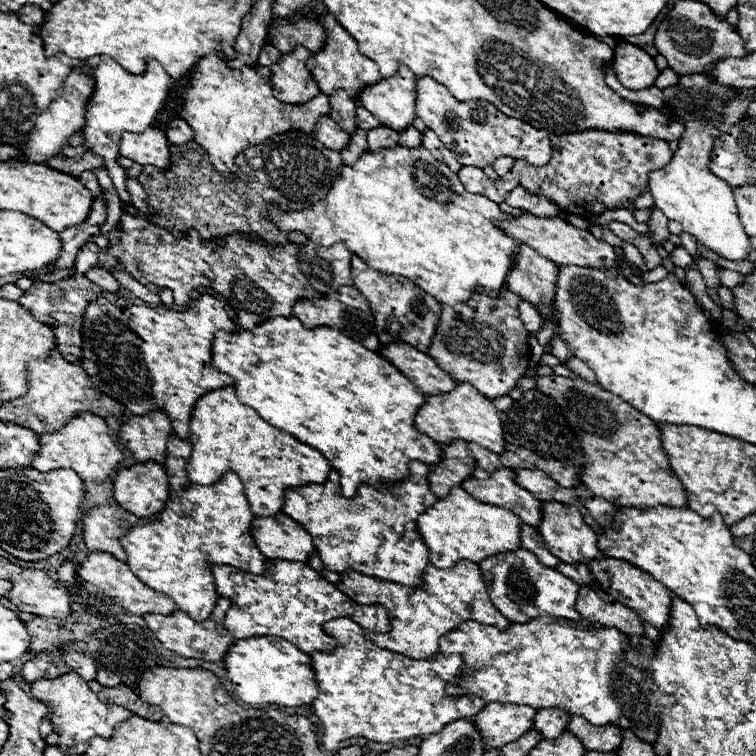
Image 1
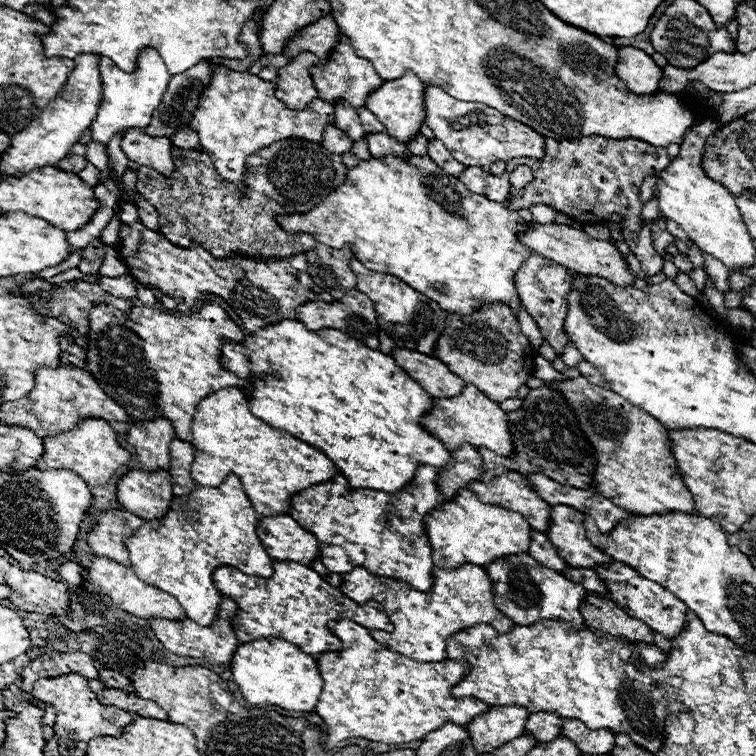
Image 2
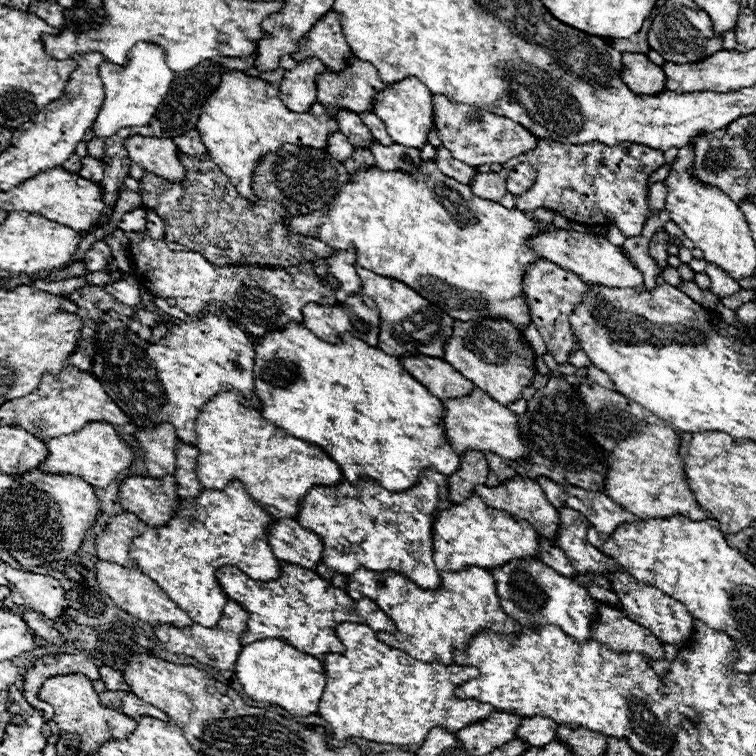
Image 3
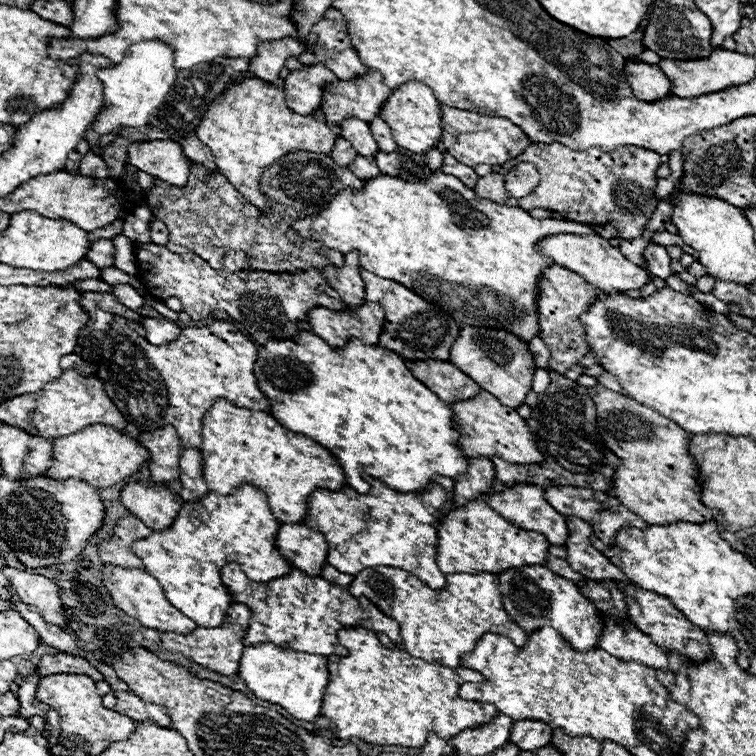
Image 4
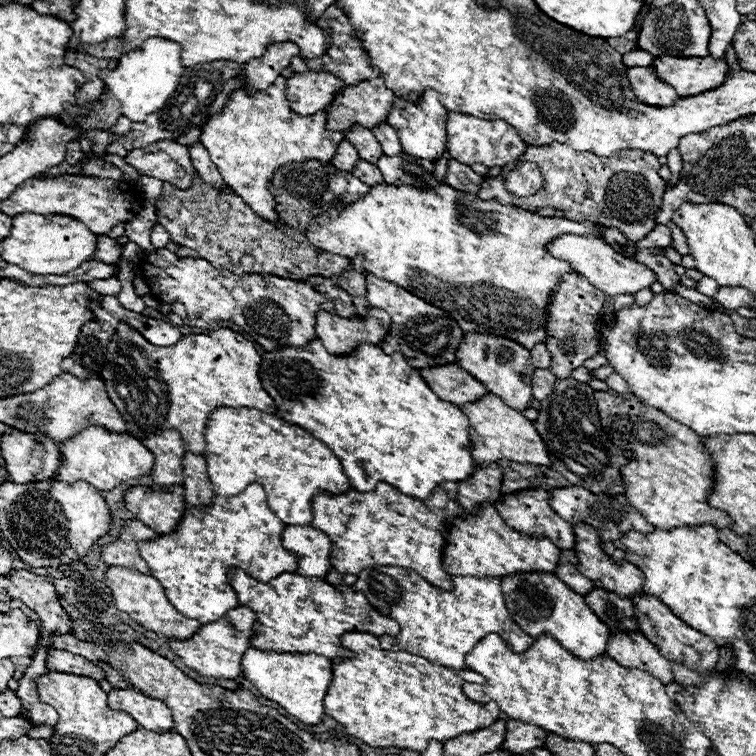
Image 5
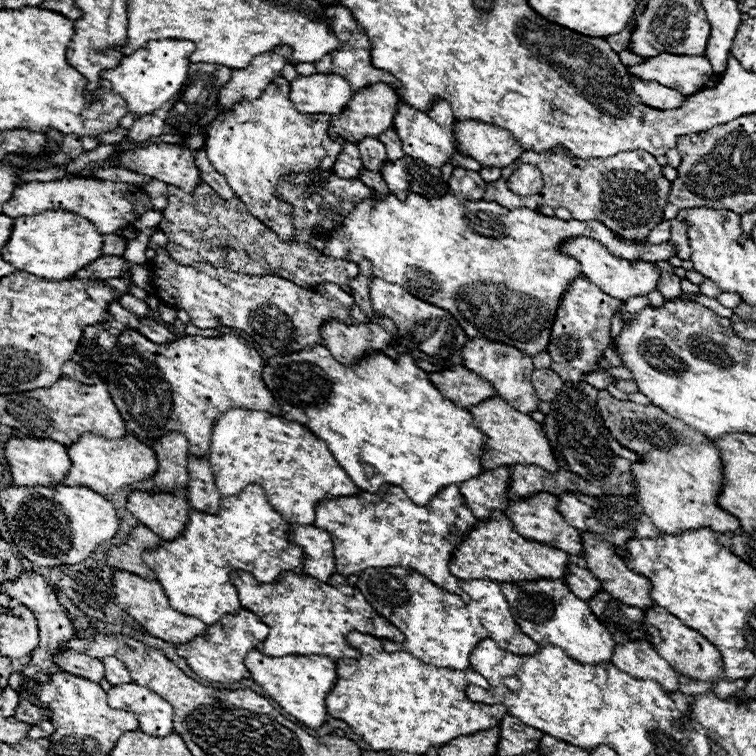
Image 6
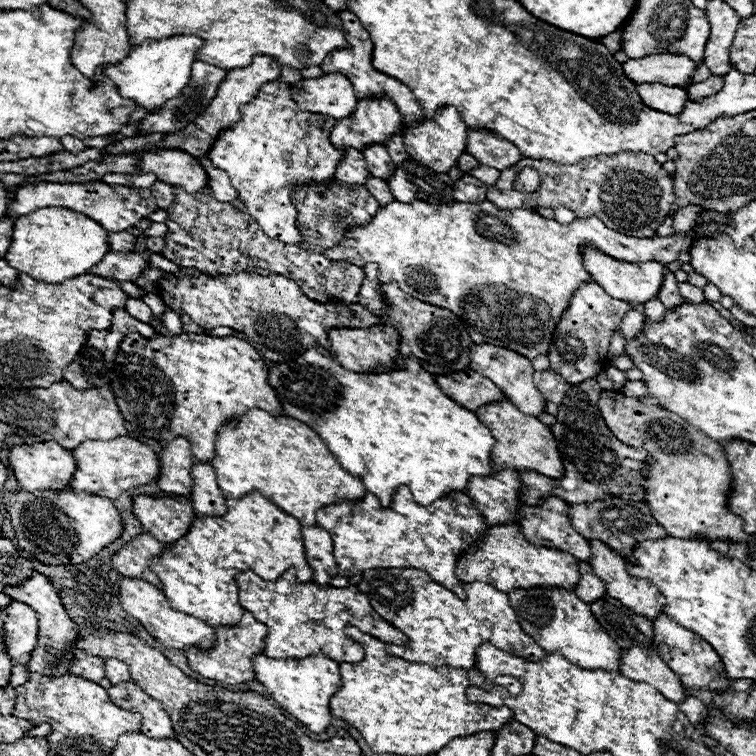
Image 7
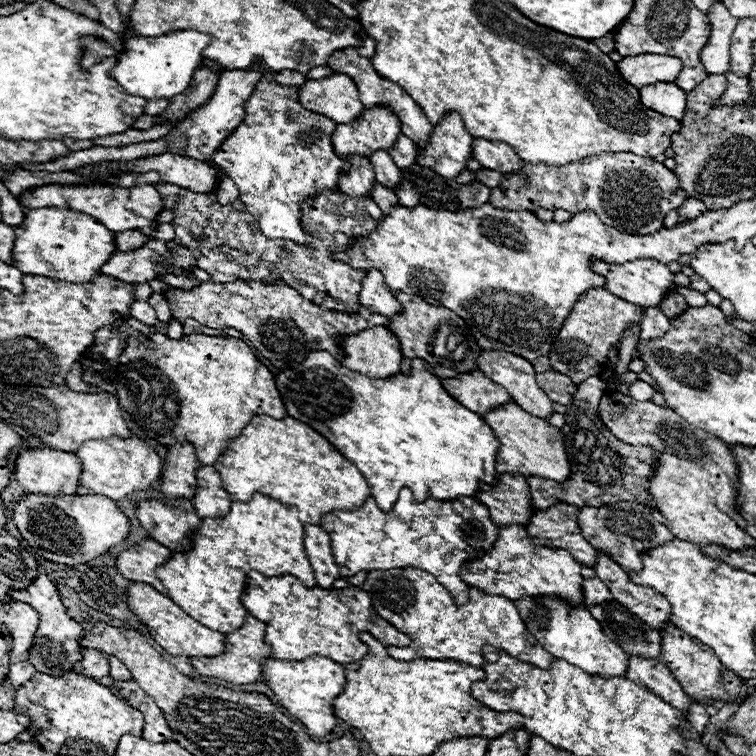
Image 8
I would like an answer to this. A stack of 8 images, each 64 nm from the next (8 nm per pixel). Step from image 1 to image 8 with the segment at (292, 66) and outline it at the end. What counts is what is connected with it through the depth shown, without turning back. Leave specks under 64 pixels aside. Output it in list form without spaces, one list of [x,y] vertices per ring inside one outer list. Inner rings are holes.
[[[344,74],[330,76],[328,80],[304,82],[300,86],[300,104],[306,110],[332,118],[336,124],[356,120],[364,112],[354,80]]]

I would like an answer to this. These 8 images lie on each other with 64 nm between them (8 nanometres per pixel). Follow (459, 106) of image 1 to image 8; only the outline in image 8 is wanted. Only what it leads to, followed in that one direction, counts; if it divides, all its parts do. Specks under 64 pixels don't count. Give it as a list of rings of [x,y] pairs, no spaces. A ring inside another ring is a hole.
[[[474,138],[472,142],[472,156],[484,168],[500,172],[500,174],[516,174],[524,166],[524,162],[516,156],[516,152],[508,144],[488,142],[480,138]]]

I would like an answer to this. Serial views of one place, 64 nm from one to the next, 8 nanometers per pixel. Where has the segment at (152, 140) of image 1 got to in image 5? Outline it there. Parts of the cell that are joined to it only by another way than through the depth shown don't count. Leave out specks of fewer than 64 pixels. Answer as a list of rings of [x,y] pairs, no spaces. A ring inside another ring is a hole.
[[[158,140],[156,144],[136,148],[128,152],[124,160],[126,164],[134,166],[140,174],[158,178],[162,182],[170,182],[180,190],[188,190],[196,174],[188,146],[176,144],[172,140]]]

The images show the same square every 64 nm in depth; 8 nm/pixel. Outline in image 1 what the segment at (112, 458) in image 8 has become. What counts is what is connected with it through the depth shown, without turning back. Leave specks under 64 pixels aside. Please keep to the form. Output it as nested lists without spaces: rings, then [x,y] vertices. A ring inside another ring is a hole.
[[[84,412],[82,416],[72,418],[66,424],[66,428],[62,428],[60,432],[38,436],[42,450],[32,458],[30,466],[40,470],[40,472],[48,472],[48,470],[56,470],[56,468],[70,468],[84,482],[100,484],[124,460],[122,450],[118,450],[118,446],[114,444],[114,438],[110,436],[108,430],[110,428],[108,428],[104,418],[100,418],[96,414],[90,414],[90,412]]]

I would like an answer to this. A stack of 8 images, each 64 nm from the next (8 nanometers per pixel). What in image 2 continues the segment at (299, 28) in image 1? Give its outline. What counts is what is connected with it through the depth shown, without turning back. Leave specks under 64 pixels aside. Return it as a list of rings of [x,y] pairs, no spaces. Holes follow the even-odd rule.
[[[324,16],[324,20],[318,20],[316,24],[310,24],[288,44],[284,50],[284,56],[296,58],[300,52],[312,52],[320,60],[328,60],[330,54],[336,50],[340,42],[340,28],[334,20],[334,16]]]

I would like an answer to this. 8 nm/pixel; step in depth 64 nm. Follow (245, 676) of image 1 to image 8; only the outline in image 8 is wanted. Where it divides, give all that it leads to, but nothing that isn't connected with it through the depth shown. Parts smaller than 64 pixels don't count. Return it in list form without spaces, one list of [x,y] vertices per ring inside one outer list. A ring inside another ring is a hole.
[[[310,656],[300,662],[268,658],[264,662],[264,682],[272,688],[280,706],[290,710],[290,714],[306,726],[310,736],[324,738],[336,728],[338,718],[334,714],[334,700],[346,686],[346,670],[342,664],[324,656]]]

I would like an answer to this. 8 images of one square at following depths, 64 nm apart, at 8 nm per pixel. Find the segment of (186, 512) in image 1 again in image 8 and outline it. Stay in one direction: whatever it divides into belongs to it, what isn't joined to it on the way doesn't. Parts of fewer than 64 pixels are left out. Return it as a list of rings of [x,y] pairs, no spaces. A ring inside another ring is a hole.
[[[254,494],[252,500],[246,502],[232,502],[232,512],[222,518],[203,518],[200,532],[194,534],[192,548],[186,552],[172,554],[172,558],[158,570],[158,578],[164,586],[168,586],[168,598],[178,604],[188,616],[198,620],[200,624],[218,630],[222,634],[228,634],[244,624],[244,618],[248,616],[248,610],[242,606],[242,594],[248,582],[246,572],[258,570],[264,576],[280,576],[280,574],[292,574],[296,576],[304,586],[314,588],[318,586],[312,566],[304,554],[304,528],[298,520],[298,510],[294,506],[284,506],[282,502],[264,496]]]

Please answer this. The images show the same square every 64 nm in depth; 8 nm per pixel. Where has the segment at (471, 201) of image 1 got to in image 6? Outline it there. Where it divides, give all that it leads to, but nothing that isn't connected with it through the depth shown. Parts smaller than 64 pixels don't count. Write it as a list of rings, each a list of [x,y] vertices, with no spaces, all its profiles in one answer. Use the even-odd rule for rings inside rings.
[[[392,194],[384,200],[364,200],[348,214],[348,220],[336,230],[336,234],[332,234],[330,240],[320,242],[318,236],[312,236],[310,244],[324,252],[324,256],[342,258],[356,264],[368,260],[376,278],[396,282],[412,296],[452,312],[452,316],[460,320],[464,332],[470,338],[486,338],[492,342],[512,344],[528,356],[536,356],[544,352],[550,342],[552,320],[556,316],[564,292],[570,288],[572,280],[584,278],[580,262],[560,252],[560,244],[576,236],[594,238],[604,248],[608,248],[610,254],[630,262],[660,262],[676,256],[676,248],[672,242],[642,244],[638,240],[622,240],[610,228],[604,228],[604,224],[600,224],[598,220],[564,222],[558,218],[542,216],[530,208],[506,210],[496,202],[468,202],[452,194],[444,196],[442,200],[424,200],[422,196],[408,196],[408,200],[402,202],[396,200],[396,196]]]

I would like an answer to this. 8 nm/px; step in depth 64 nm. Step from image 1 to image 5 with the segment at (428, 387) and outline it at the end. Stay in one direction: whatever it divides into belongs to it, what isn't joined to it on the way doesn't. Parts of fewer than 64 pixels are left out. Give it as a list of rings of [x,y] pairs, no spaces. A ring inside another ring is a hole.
[[[448,364],[448,368],[424,368],[420,372],[428,386],[442,400],[452,402],[454,406],[476,402],[488,394],[486,386],[462,370],[458,364]]]

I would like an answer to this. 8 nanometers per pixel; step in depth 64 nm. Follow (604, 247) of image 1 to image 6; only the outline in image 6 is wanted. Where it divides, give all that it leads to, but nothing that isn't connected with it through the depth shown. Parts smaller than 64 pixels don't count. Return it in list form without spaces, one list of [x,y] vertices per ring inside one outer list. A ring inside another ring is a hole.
[[[578,236],[578,240],[568,240],[562,246],[562,252],[580,260],[584,276],[590,282],[594,282],[596,286],[600,286],[602,292],[606,292],[612,298],[628,300],[628,298],[634,298],[634,296],[646,296],[652,290],[656,290],[656,286],[658,286],[660,272],[654,264],[650,264],[650,262],[628,262],[628,260],[622,260],[622,258],[616,258],[606,248],[602,248],[600,242],[596,242],[592,238]]]

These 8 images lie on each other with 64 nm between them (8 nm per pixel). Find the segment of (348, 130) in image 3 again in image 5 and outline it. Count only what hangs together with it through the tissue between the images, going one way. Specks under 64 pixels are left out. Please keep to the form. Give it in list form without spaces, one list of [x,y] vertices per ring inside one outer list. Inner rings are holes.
[[[352,128],[352,132],[346,134],[346,140],[352,142],[354,148],[358,150],[358,154],[360,154],[360,158],[370,162],[370,164],[376,164],[378,158],[384,154],[380,144],[378,144],[378,140],[374,138],[374,134],[368,132],[366,128],[362,128],[362,130]]]

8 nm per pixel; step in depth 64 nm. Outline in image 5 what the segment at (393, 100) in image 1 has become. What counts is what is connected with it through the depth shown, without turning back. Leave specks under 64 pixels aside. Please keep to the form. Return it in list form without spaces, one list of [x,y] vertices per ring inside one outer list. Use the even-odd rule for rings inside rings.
[[[432,90],[424,92],[420,104],[412,104],[404,98],[396,98],[392,116],[388,116],[388,124],[396,130],[400,142],[402,142],[402,150],[412,156],[430,160],[430,162],[436,162],[438,158],[442,158],[446,152],[446,144],[448,144],[448,138],[446,138],[448,110],[440,104],[438,98],[440,98],[438,92],[432,92]]]

